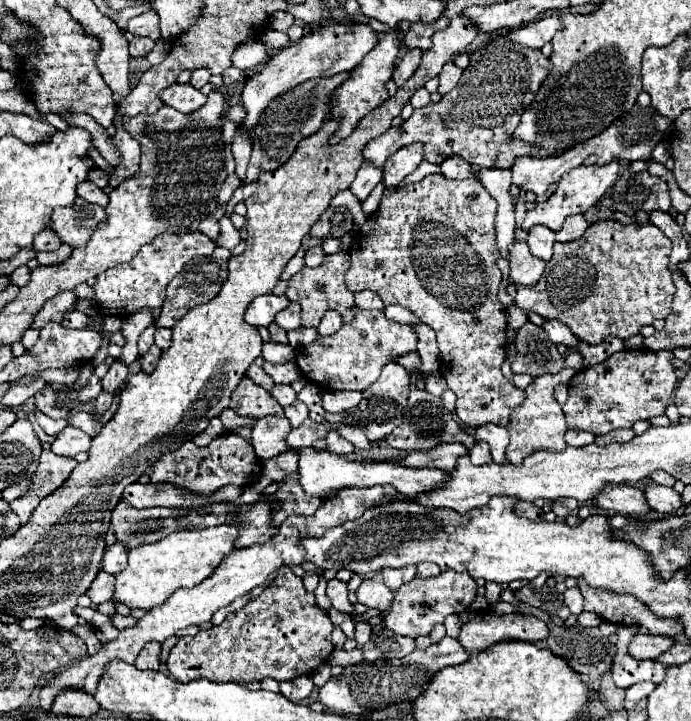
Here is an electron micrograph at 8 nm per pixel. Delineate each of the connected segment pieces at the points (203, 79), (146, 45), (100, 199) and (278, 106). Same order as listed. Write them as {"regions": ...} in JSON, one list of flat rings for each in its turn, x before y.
{"regions":[[[199,68,199,70,195,70,195,72,191,74,191,86,195,86,195,88,203,88,203,86,209,82,209,78,211,78,211,72]],[[133,38,129,42,129,54,131,56,145,56,147,52,151,52,155,48,157,40,147,40,147,38]],[[83,182,83,184,77,184,77,196,81,196,83,200,87,200,87,202,93,202,93,204,99,204,99,206,107,206,107,202,109,202,109,198,107,198,107,194,101,190,101,188,97,188,93,182]],[[341,72,337,76,331,78,315,78,315,80,307,80,295,88,291,88,291,92,279,96,277,100,273,100,267,110,263,112,259,126,255,130,253,136,253,152,251,152,251,160,249,160,249,168,247,168,247,180,255,180,259,176,259,172,263,170,277,170,281,164,285,164,291,154,295,152,297,144,315,134,323,122,327,120,327,108,329,108,329,96,331,92,343,84,343,80,347,80,349,72]]]}

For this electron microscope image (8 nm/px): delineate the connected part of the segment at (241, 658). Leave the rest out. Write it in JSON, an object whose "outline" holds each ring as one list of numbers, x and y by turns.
{"outline":[[283,566,279,568,275,580,261,592,261,596,249,600,247,606,241,608,239,612,227,614,223,624,213,626,209,630,201,630,197,636,179,638,165,666,171,672,171,676,179,682,191,682,195,678,207,678,211,682,239,682,239,684,261,682,263,678,273,678,277,682,293,680,303,674,313,674,317,666,329,660,333,652,331,630,333,624,329,620,329,614,317,606,315,594,305,590,303,580,295,576,291,568]]}

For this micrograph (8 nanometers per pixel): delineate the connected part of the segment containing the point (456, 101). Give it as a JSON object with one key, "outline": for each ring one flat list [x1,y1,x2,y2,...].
{"outline":[[495,32,471,52,469,64,471,66,465,68,457,88,439,102,417,108,401,126,373,138,363,148,363,160,375,164,375,168,383,168,393,152,413,142,425,144,425,160,433,164,441,164,451,154,459,154,469,164,481,168,509,168,519,156,543,156,543,150,513,140,511,134,521,122,523,110,531,104,541,82,549,74,551,62,539,50,523,48,511,42,505,32]]}

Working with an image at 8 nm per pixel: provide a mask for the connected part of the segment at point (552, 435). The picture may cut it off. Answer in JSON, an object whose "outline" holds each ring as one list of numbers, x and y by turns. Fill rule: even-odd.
{"outline":[[565,368,559,374,543,374,537,376,527,388,525,388,525,402,511,414,511,422,507,426,509,434,511,434,511,442,507,446,507,460,511,464,521,464,531,452,537,450,549,450,549,452,563,452,563,448,567,448,565,442,565,416,563,410,559,406,559,402,553,398,553,388,563,382,563,380,571,380,575,374,575,370]]}

